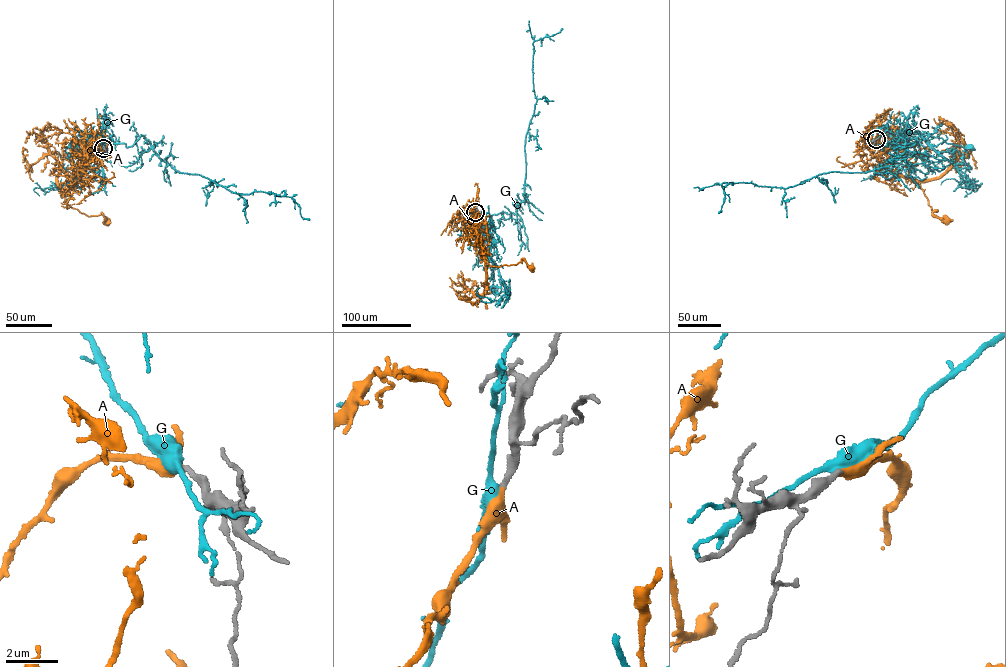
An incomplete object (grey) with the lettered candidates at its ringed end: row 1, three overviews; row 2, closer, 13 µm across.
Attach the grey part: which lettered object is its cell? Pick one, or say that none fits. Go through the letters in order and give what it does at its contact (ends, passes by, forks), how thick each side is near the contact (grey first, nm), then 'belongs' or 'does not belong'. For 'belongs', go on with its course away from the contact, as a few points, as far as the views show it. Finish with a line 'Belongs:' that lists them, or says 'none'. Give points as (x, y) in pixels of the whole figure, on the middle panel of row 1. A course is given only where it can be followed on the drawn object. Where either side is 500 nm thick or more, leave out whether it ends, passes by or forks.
A: it passes by | 220/280 nm | belongs | via (475, 212), (471, 218), (467, 217), (488, 264), (517, 264), (522, 259), (531, 267)
G: it passes by | 220/480 nm | does not belong
Belongs: A

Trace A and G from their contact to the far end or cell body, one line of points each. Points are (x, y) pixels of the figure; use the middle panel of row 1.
A: (475, 212), (471, 218), (467, 217), (488, 264), (517, 264), (522, 259), (531, 267)
G: (475, 212), (472, 219), (487, 234), (493, 266), (492, 290)

